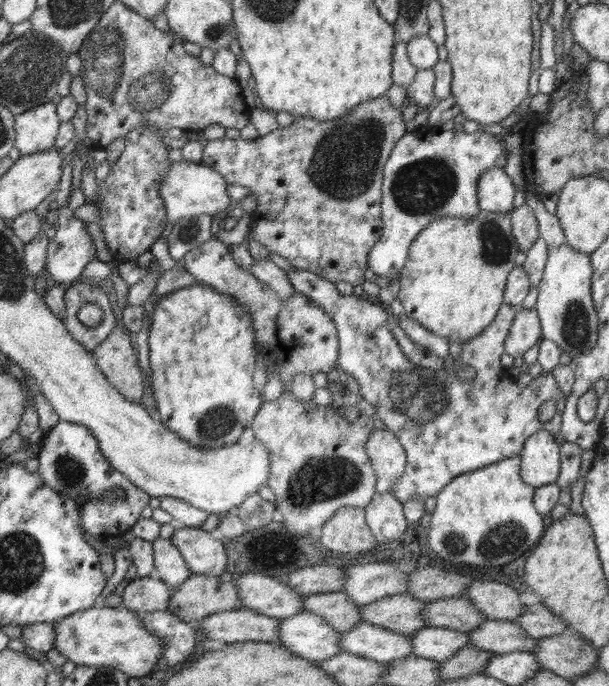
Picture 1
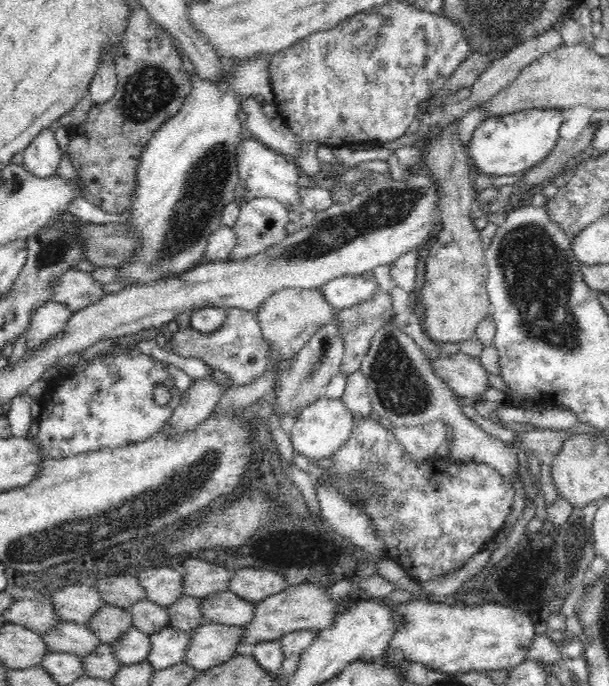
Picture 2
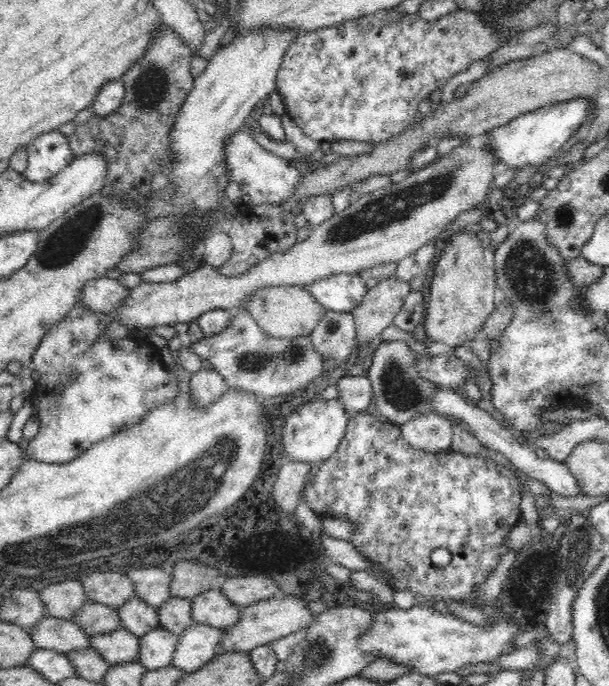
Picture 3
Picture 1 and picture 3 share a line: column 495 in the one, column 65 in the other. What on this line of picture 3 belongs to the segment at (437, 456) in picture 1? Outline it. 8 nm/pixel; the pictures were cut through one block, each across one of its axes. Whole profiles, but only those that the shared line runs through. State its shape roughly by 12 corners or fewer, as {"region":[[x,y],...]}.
{"region":[[79,304],[40,340],[27,458],[74,460],[179,393]]}

